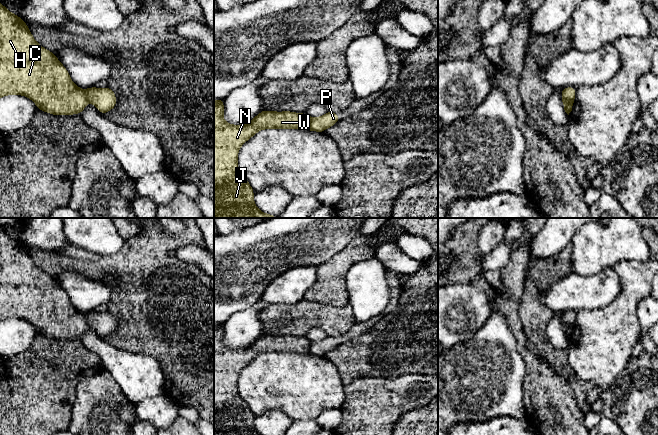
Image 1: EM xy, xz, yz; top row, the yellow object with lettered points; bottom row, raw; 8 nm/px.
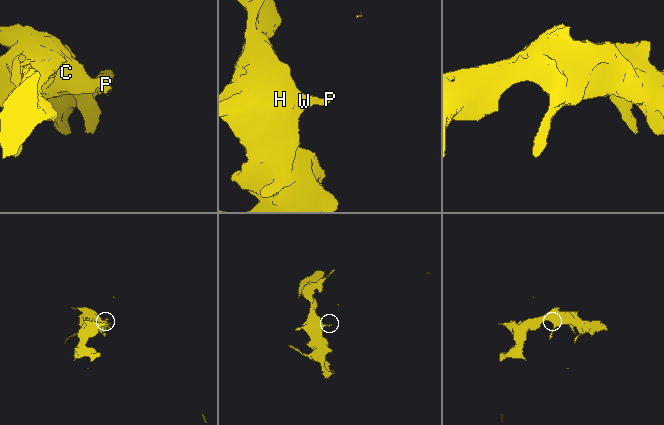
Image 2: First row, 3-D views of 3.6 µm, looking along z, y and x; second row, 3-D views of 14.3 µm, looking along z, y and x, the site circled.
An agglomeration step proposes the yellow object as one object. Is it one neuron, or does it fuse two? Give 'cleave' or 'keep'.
cleave

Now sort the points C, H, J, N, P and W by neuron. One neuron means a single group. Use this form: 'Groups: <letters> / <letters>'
Groups: C H J N W / P

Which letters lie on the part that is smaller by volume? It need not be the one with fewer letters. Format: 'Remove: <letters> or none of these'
Remove: P

